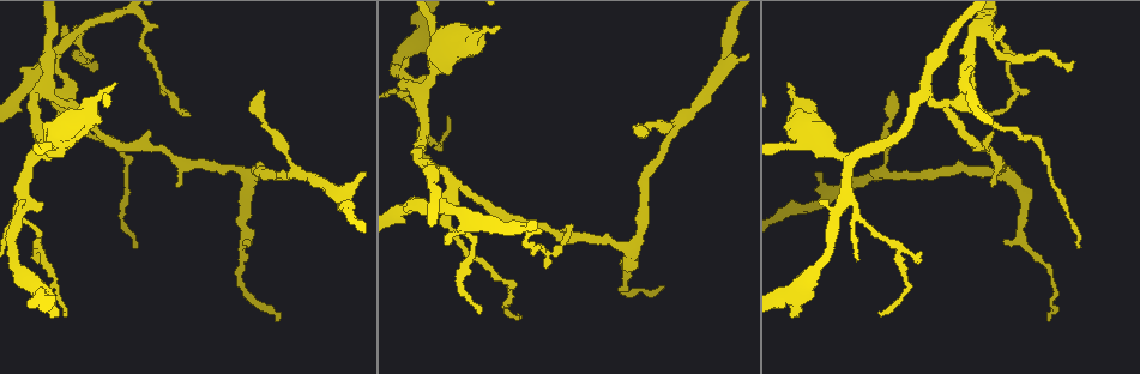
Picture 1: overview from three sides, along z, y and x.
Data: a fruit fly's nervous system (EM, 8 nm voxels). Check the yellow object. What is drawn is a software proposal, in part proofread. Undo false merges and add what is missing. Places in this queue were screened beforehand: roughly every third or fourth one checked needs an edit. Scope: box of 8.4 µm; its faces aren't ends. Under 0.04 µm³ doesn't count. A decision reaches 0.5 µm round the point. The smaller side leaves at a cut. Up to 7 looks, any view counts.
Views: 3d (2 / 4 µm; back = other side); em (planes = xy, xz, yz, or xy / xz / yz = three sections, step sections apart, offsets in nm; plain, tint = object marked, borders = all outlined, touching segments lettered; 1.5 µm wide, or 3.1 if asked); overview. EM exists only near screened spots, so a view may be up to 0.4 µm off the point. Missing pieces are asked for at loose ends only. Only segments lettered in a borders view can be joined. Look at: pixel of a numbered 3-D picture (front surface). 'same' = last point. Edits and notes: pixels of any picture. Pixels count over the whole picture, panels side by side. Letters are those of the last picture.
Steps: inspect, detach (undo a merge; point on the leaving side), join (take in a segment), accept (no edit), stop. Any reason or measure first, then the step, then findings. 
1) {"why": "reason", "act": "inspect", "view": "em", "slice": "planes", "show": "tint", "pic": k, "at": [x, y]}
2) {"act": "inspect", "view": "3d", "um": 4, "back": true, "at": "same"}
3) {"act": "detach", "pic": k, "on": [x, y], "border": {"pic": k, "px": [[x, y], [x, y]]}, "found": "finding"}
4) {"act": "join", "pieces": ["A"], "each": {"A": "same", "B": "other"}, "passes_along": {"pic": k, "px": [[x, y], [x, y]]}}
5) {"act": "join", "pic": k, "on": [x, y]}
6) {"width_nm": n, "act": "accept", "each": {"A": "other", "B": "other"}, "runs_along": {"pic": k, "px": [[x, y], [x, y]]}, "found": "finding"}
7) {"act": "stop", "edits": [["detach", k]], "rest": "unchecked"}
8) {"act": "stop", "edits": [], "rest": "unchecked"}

{"why": "an open end", "act": "inspect", "view": "3d", "um": 2, "back": true, "pic": 1, "at": [917, 263]}

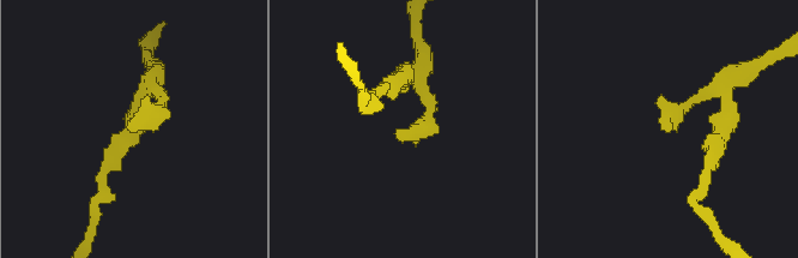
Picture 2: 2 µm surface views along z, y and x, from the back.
{"act": "inspect", "view": "em", "slice": "planes", "show": "tint", "pic": 2, "at": [400, 136]}

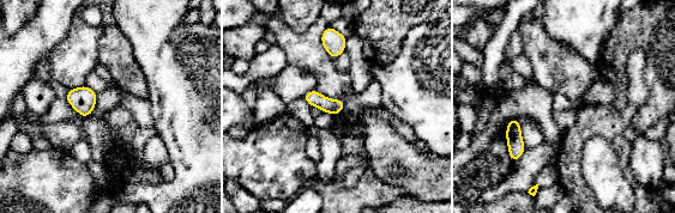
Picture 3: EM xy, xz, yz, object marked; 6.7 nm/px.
{"act": "inspect", "view": "em", "slice": "planes", "show": "borders", "at": "same"}

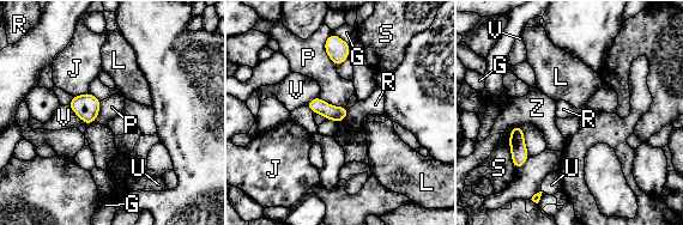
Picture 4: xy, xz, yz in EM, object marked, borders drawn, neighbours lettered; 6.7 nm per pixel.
{"act": "accept", "each": {"G": "other", "J": "other", "L": "other", "P": "other", "R": "other", "S": "other", "U": "other", "V": "other", "Z": "other"}, "border": {"pic": 4, "px": [[348, 108], [348, 114], [343, 120]]}, "found": "none of them fits"}

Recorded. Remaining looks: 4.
{"why": "an open end", "act": "inspect", "view": "em", "slice": "yz", "step": 8, "show": "tint", "pic": 1, "at": [115, 83]}

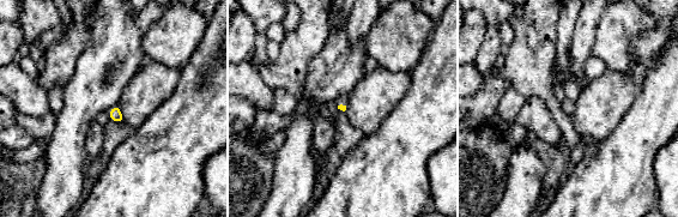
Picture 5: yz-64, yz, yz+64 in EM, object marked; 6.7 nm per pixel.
{"why": "another direction", "act": "inspect", "view": "em", "slice": "planes", "show": "borders", "at": "same"}

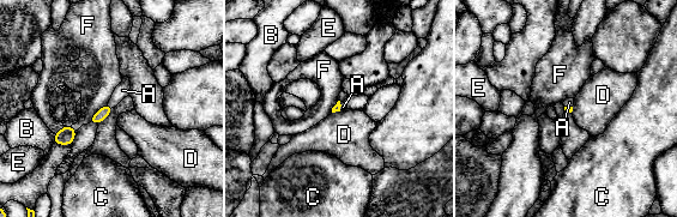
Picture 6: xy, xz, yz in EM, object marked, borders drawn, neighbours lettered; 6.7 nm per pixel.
{"act": "accept", "each": {"A": "other", "B": "other", "C": "other", "D": "other", "E": "other", "F": "other"}, "border": {"pic": 6, "px": [[107, 103], [114, 107]]}, "found": "no lettered segment goes on from it"}

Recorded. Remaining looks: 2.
{"act": "stop", "edits": [], "rest": "unchecked"}

